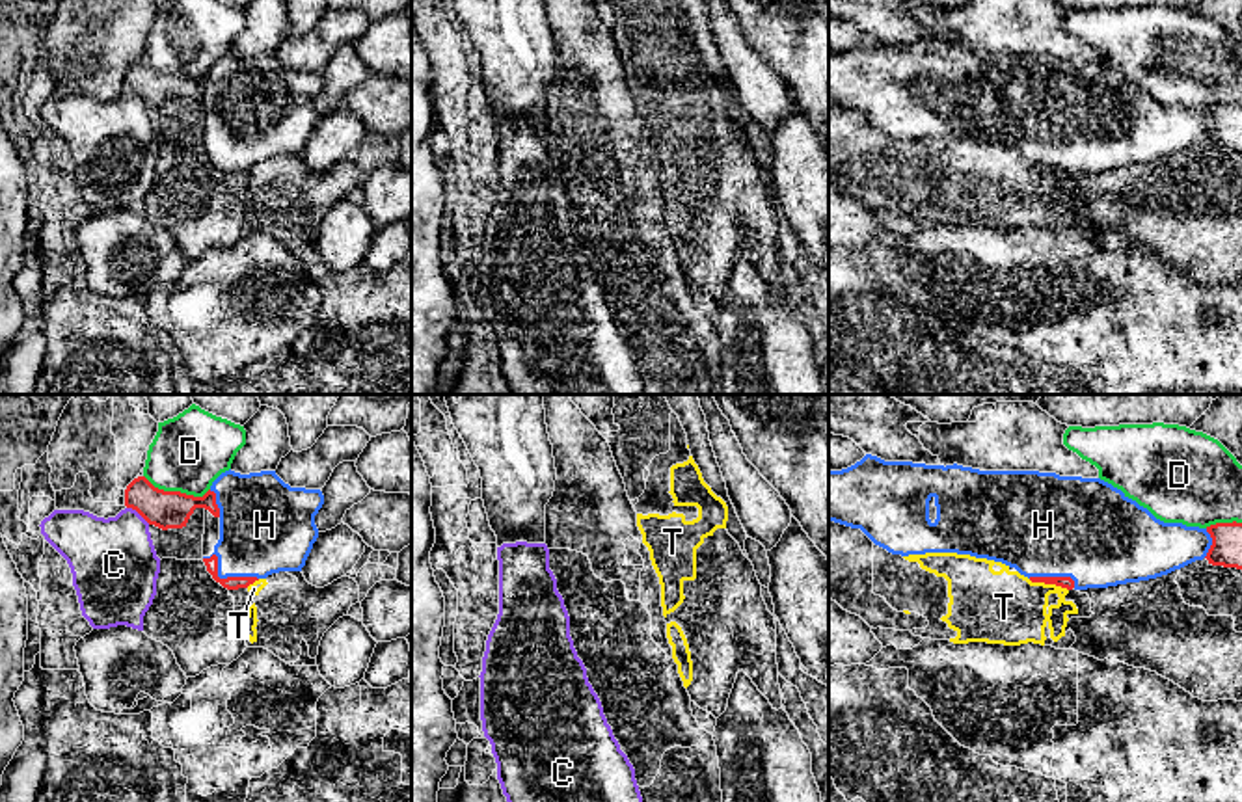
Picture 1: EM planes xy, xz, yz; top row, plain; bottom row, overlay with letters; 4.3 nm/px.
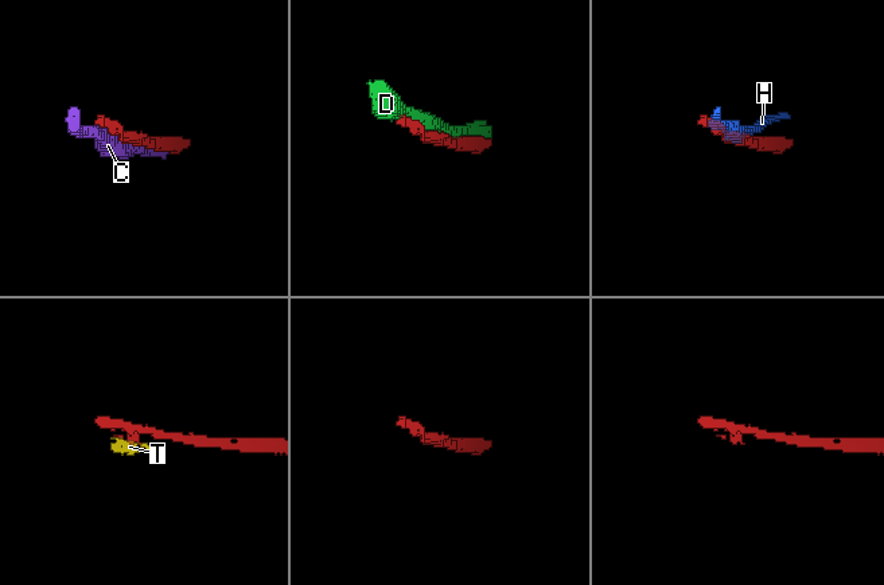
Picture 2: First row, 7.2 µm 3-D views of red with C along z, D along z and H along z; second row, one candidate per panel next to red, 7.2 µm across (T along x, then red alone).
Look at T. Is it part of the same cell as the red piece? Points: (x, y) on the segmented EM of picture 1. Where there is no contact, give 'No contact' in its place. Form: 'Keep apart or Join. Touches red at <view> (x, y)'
Keep apart. Touches red at yz (1049, 583)

